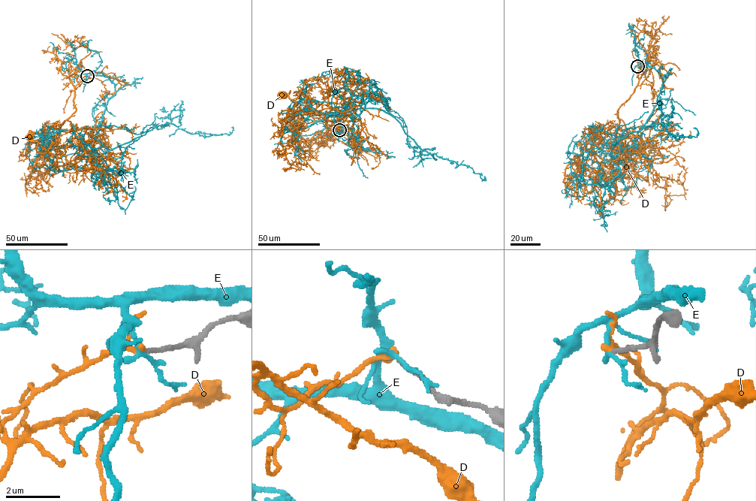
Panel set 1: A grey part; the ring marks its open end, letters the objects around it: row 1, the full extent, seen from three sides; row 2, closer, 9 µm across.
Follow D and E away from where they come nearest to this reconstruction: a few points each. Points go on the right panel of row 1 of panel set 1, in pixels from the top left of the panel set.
D: (637, 66), (638, 85), (618, 110), (614, 157), (618, 169), (593, 152), (591, 147), (599, 143), (595, 136)
E: (637, 67), (653, 67), (662, 87), (612, 160), (630, 132), (661, 123), (679, 139), (694, 128)

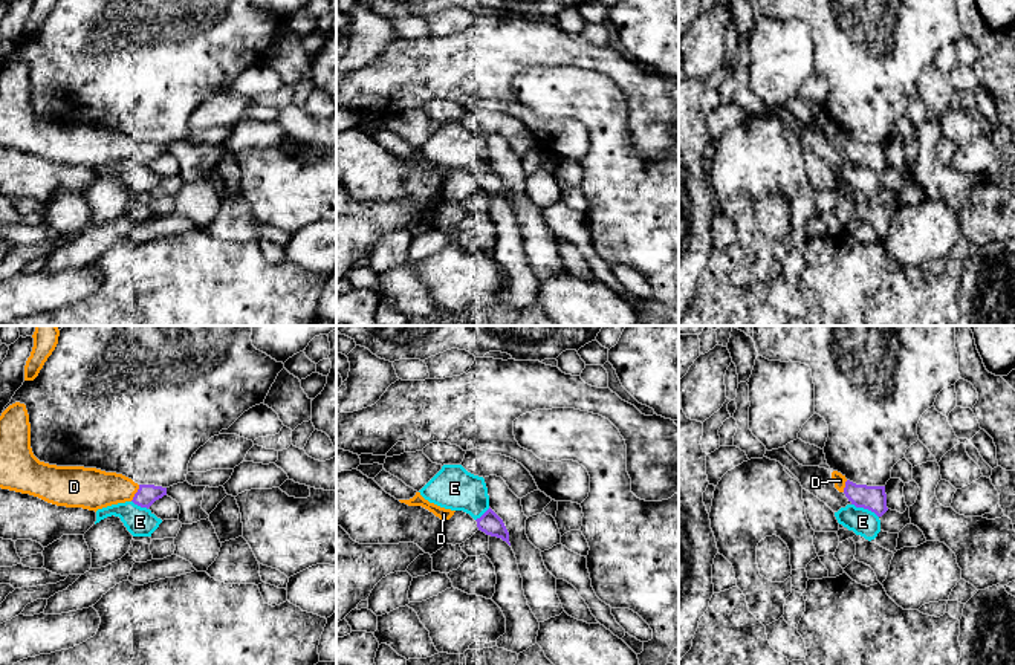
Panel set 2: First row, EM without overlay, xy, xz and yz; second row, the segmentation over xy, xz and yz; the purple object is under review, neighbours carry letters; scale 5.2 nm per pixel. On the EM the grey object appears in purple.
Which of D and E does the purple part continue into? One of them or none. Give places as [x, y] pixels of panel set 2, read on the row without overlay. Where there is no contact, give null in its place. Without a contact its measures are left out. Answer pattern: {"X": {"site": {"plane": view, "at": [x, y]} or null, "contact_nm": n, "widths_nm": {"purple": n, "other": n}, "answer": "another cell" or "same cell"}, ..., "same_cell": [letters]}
{"D": {"site": {"plane": "xy", "at": [136, 150]}, "contact_nm": 100, "widths_nm": {"purple": 110, "other": 220}, "answer": "same cell"}, "E": {"site": {"plane": "yz", "at": [865, 165]}, "contact_nm": 160, "widths_nm": {"purple": 130, "other": 140}, "answer": "another cell"}, "same_cell": ["D"]}

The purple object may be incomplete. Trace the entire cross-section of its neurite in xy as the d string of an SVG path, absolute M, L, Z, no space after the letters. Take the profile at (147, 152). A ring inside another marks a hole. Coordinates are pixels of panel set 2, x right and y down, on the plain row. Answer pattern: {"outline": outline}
{"outline": "M20 60L0 73L0 145L95 170L125 159L148 167L167 153L167 145L138 142L122 131L40 119L31 105L29 72Z"}

